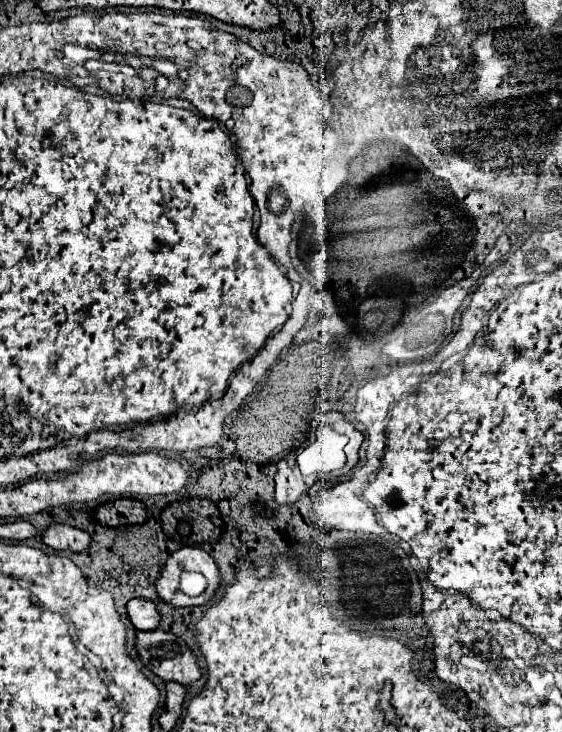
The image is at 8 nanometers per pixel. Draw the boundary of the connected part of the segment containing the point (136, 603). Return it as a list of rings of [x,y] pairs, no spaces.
[[[131,599],[125,605],[127,609],[127,617],[131,621],[131,625],[137,631],[151,631],[155,627],[159,627],[159,611],[155,607],[155,603],[147,601],[147,599]]]

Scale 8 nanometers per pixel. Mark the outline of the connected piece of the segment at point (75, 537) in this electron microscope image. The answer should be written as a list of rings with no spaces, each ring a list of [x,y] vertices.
[[[49,525],[43,533],[43,543],[55,551],[85,551],[91,543],[91,537],[69,525]]]

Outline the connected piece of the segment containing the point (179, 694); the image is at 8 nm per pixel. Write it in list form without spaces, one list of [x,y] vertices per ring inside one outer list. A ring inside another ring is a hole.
[[[165,683],[165,707],[167,711],[173,711],[173,713],[181,713],[181,705],[183,705],[183,699],[185,699],[185,687],[179,685],[179,683]]]

